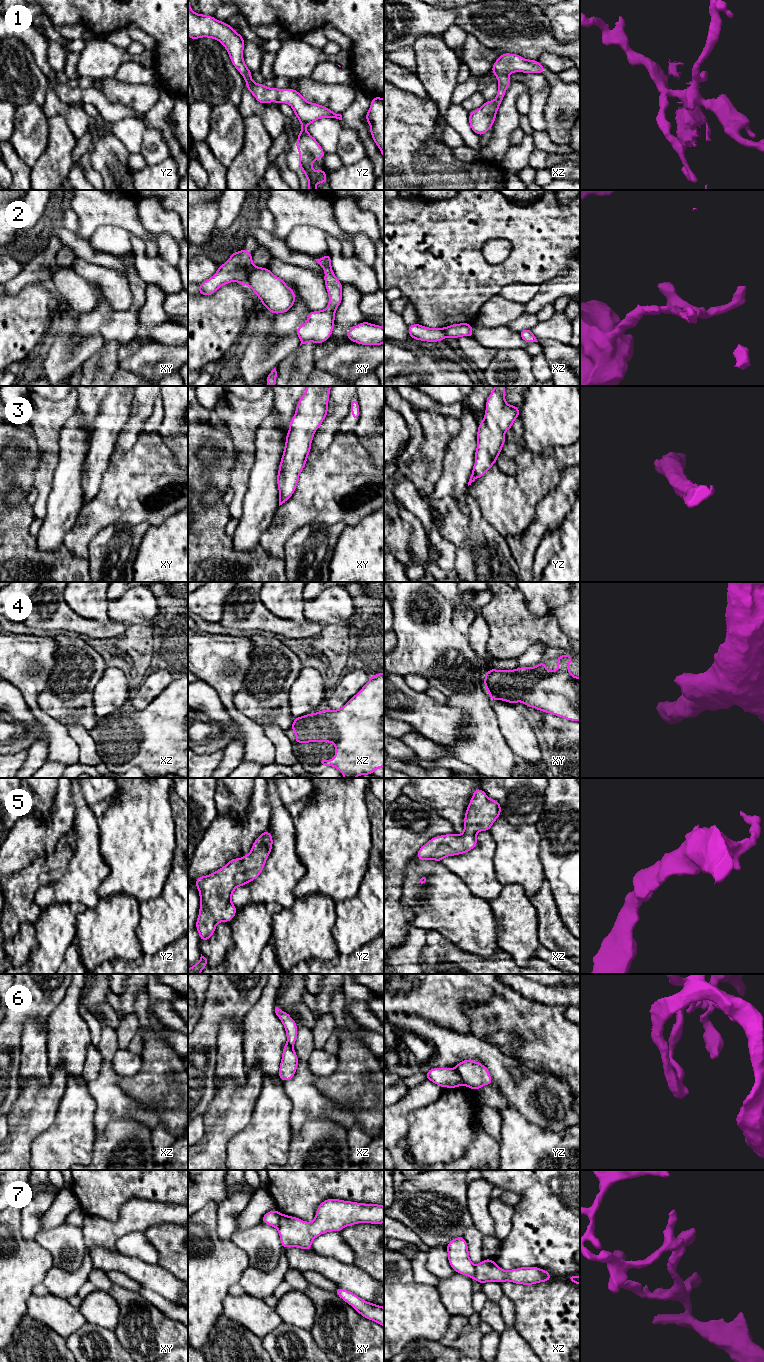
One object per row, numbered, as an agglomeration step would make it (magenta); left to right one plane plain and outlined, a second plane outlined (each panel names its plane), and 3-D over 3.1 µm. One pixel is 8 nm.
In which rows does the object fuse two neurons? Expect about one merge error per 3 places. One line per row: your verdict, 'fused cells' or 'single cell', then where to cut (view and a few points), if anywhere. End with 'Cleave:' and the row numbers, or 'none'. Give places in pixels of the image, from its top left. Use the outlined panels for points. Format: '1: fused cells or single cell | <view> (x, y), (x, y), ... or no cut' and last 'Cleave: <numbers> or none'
1: single cell | no cut
2: fused cells | xy (255, 267), (248, 278), (247, 284)
3: single cell | no cut
4: single cell | no cut
5: single cell | no cut
6: fused cells | yz (453, 1069), (463, 1082)
7: fused cells | xy (282, 1214), (277, 1227)
Cleave: 2, 6, 7

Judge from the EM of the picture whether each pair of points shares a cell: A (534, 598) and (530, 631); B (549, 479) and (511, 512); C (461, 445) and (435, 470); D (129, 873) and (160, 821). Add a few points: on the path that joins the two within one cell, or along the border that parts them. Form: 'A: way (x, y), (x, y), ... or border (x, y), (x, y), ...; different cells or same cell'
A: border (521, 592), (530, 612), (536, 616), (551, 613); different cells
B: way (540, 483), (520, 503); same cell
C: border (451, 440), (444, 455), (443, 472), (435, 484); different cells
D: way (139, 860), (149, 834); same cell

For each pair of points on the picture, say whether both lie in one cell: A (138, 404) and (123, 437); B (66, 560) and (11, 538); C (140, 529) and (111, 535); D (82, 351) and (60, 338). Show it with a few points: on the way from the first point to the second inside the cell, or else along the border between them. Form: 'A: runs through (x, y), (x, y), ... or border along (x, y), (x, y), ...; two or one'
A: runs through (138, 412), (138, 418), (131, 429); one
B: runs through (52, 560), (33, 560), (25, 552); one
C: runs through (133, 534), (118, 535); one
D: runs through (76, 351), (71, 351), (64, 344); one

